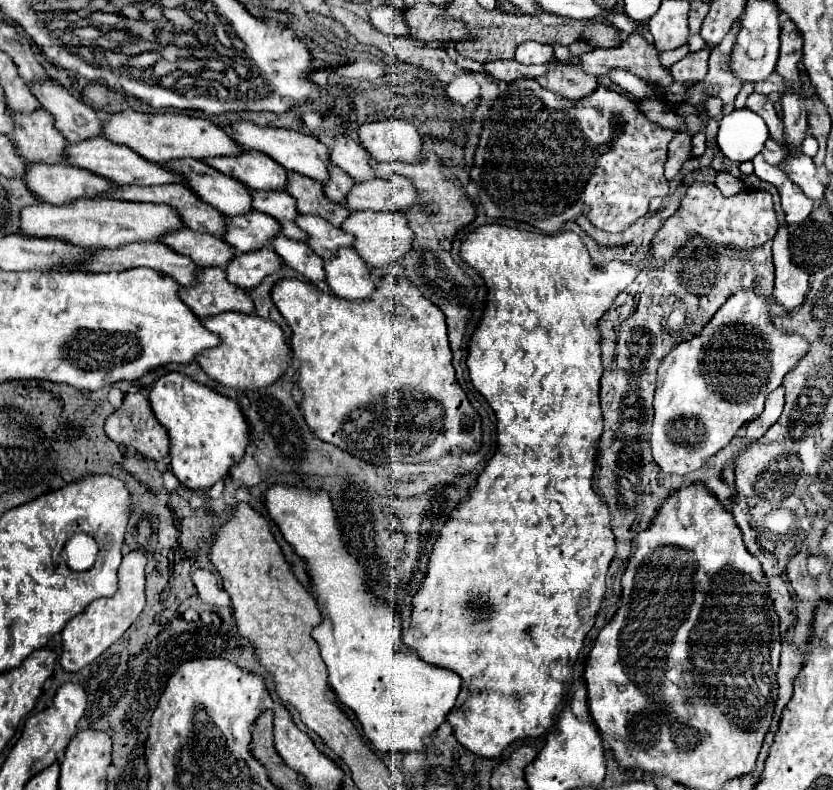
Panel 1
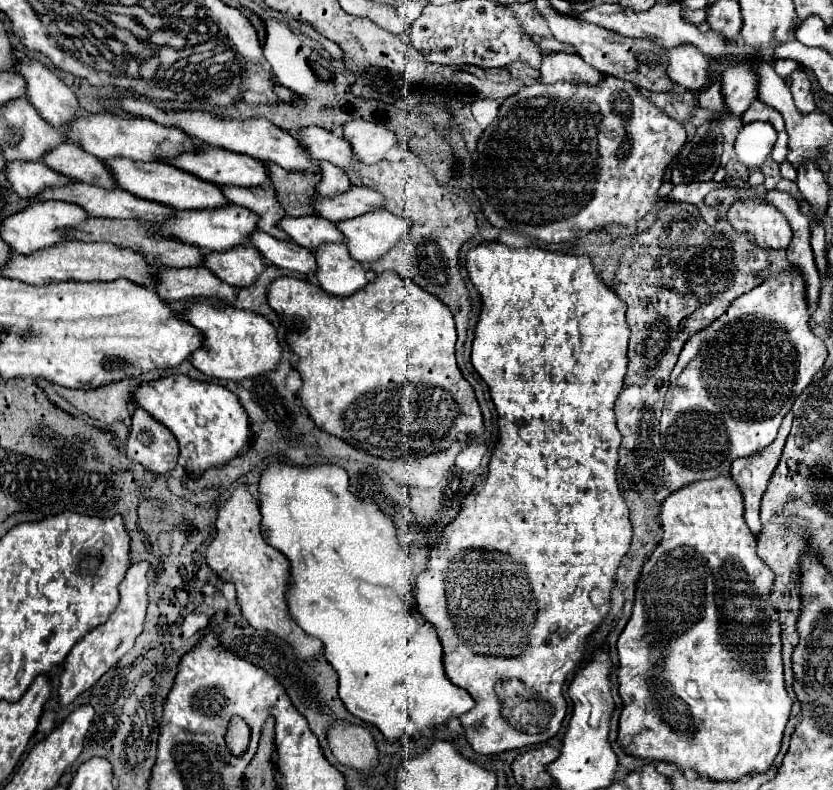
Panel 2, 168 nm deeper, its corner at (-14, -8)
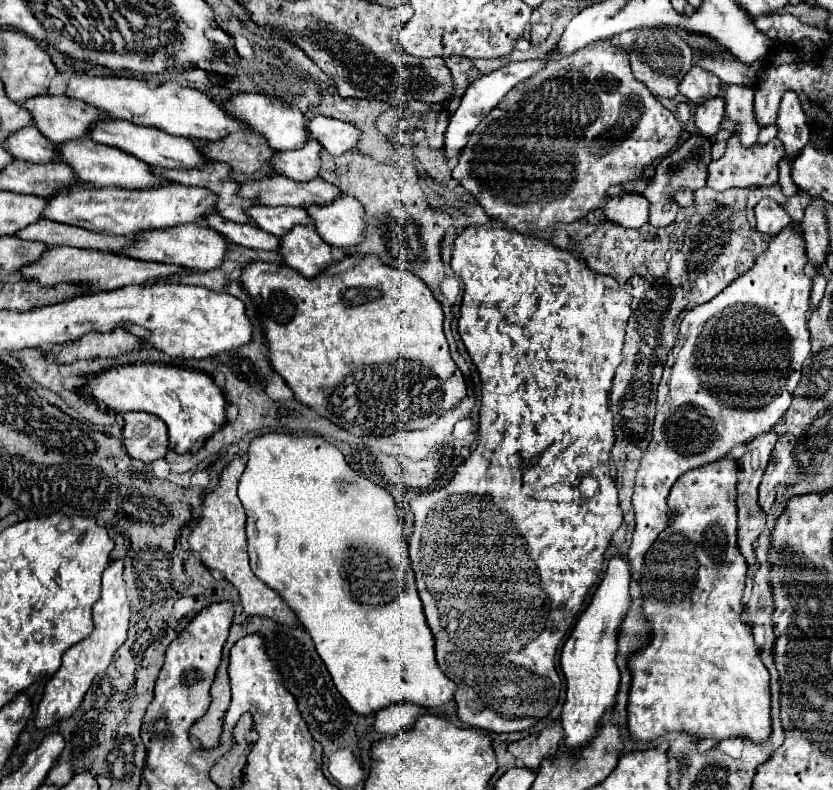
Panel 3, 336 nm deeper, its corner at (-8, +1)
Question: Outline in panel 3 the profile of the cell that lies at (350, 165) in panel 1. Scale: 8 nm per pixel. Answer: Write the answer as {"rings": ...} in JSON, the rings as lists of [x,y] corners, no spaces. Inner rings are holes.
{"rings":[[[239,93],[225,103],[225,109],[235,113],[235,117],[241,117],[243,121],[249,121],[249,125],[253,125],[253,131],[263,135],[275,151],[301,149],[307,145],[309,139],[313,139],[307,129],[307,119],[303,117],[303,113],[295,105],[289,105],[285,101],[257,93]]]}

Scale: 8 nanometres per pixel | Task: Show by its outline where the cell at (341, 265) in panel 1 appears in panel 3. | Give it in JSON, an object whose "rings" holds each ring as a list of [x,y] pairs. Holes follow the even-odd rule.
{"rings":[[[295,225],[285,237],[281,237],[281,249],[285,263],[305,277],[317,277],[335,263],[331,245],[327,245],[313,227]]]}

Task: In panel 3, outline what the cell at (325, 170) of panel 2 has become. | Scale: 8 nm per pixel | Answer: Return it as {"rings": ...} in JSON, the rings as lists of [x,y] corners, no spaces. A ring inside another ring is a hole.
{"rings":[[[309,141],[303,149],[275,153],[271,163],[279,175],[295,181],[311,181],[321,173],[321,151],[323,147],[317,145],[317,141]]]}

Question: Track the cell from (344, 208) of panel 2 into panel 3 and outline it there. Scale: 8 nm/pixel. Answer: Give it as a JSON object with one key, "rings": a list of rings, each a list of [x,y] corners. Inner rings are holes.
{"rings":[[[275,175],[271,179],[245,181],[241,185],[241,197],[259,197],[261,205],[331,205],[341,195],[343,191],[337,185],[323,181],[321,177],[301,183],[285,175]]]}

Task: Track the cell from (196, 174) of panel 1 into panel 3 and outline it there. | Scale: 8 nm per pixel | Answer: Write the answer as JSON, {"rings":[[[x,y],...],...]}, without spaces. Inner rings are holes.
{"rings":[[[85,137],[85,141],[69,141],[69,145],[61,145],[61,153],[65,153],[65,163],[69,167],[73,167],[73,171],[77,173],[77,177],[85,183],[91,183],[95,187],[121,187],[121,189],[151,189],[151,187],[159,187],[159,185],[169,185],[171,181],[167,181],[165,177],[153,173],[151,165],[139,161],[137,157],[109,147],[109,145],[101,145],[91,141],[89,137]]]}

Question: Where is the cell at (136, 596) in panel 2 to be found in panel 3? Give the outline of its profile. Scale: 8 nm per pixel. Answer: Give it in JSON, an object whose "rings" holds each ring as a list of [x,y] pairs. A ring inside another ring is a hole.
{"rings":[[[111,561],[111,565],[105,569],[101,599],[93,605],[95,629],[87,639],[75,643],[63,653],[61,667],[57,669],[57,673],[53,673],[53,677],[49,677],[45,685],[45,693],[39,703],[39,713],[35,719],[37,727],[49,727],[59,719],[69,717],[81,705],[81,699],[85,691],[91,687],[91,681],[109,667],[113,653],[125,643],[127,627],[131,619],[131,601],[127,597],[127,583],[123,579],[123,571],[125,571],[123,561]]]}

